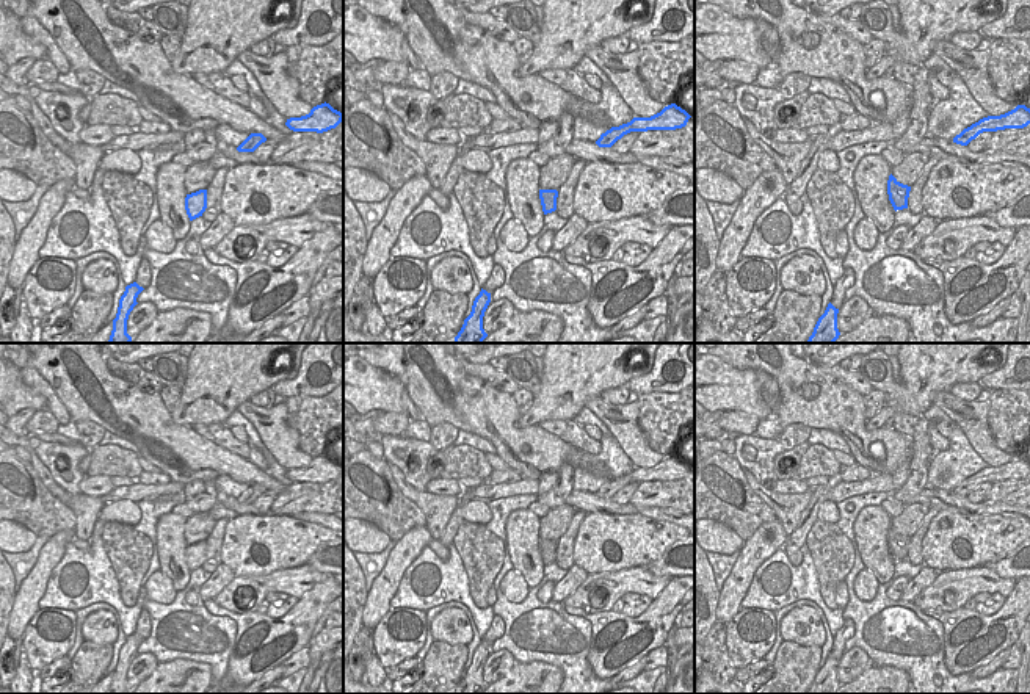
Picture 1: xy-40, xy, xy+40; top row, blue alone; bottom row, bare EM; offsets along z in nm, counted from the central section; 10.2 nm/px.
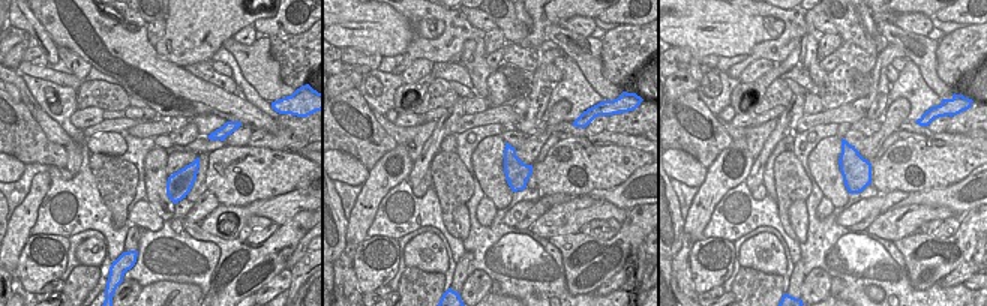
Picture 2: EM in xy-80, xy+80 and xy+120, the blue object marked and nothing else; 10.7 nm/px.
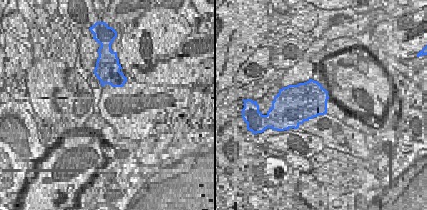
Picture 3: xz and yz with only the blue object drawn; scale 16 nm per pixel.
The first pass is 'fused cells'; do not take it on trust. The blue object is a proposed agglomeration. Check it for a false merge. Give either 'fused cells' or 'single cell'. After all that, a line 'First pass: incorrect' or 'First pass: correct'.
fused cells
First pass: correct

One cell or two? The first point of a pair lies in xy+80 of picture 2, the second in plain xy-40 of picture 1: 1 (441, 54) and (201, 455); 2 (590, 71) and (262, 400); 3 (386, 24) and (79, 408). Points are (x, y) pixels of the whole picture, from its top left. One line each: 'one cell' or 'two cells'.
1: one cell
2: two cells
3: two cells

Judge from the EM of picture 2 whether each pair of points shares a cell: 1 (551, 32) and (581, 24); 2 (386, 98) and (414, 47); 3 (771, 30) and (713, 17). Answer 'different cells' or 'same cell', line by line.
1: different cells
2: different cells
3: same cell

